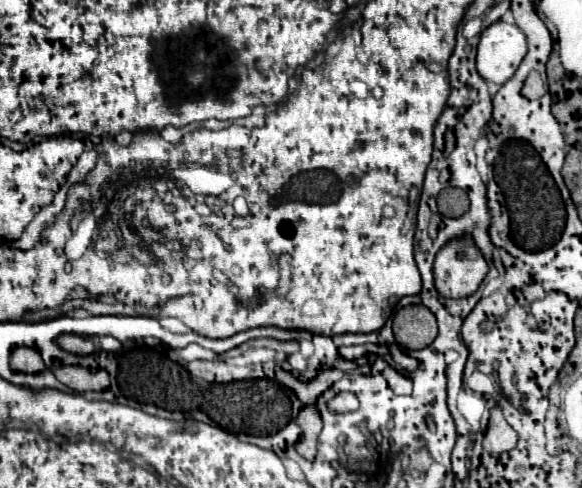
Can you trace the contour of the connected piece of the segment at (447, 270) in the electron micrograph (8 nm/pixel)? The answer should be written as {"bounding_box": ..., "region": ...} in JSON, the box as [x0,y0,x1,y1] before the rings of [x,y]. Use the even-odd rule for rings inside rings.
{"bounding_box":[435,237,489,299],"region":[[[465,237],[451,239],[439,249],[435,259],[435,287],[443,297],[461,299],[473,295],[489,273],[489,265],[475,241]]]}

